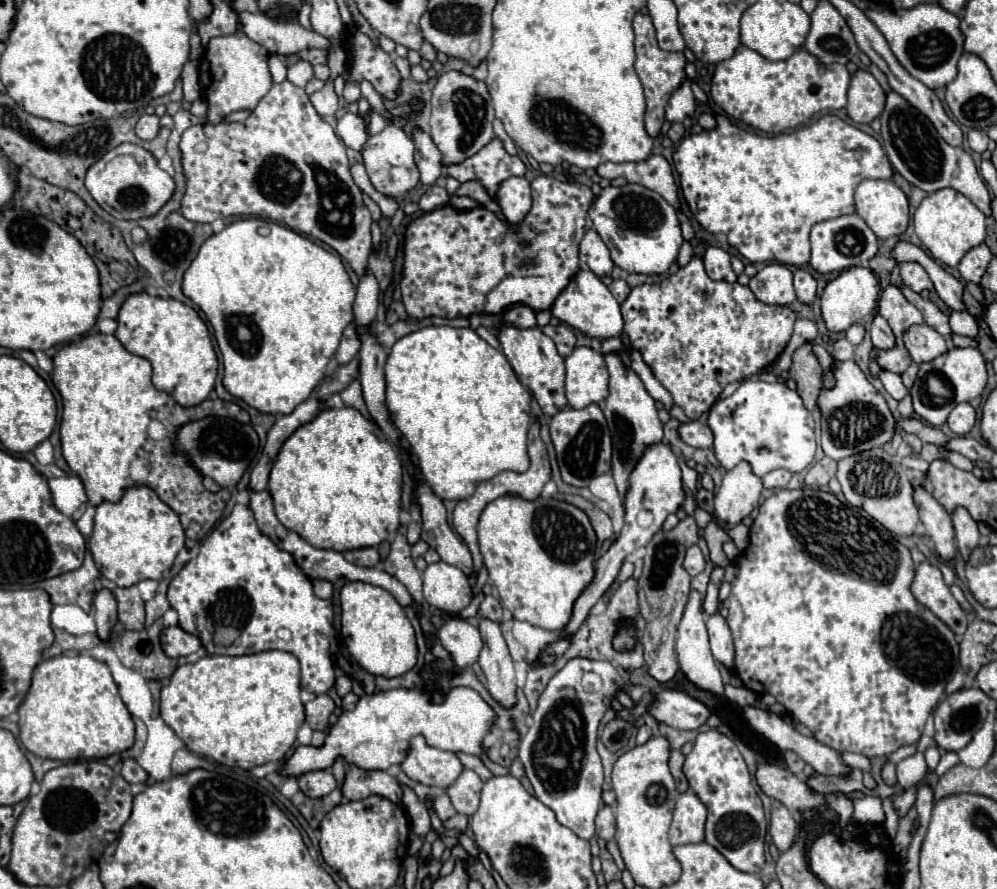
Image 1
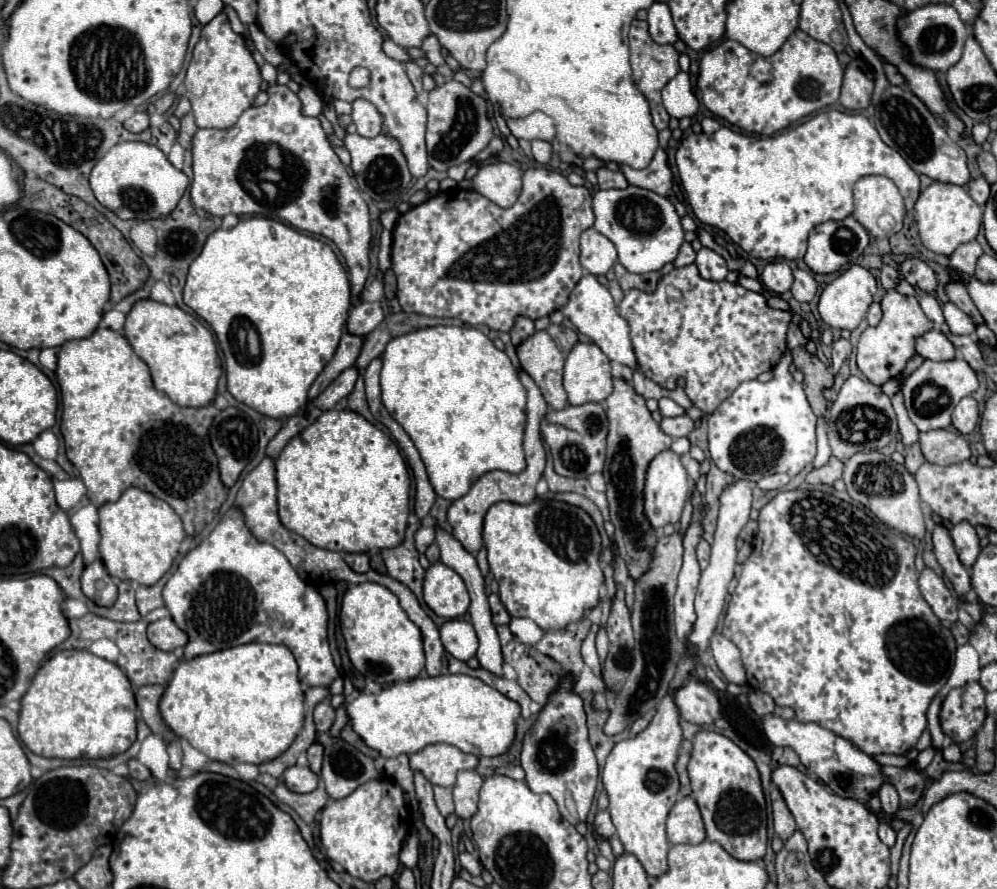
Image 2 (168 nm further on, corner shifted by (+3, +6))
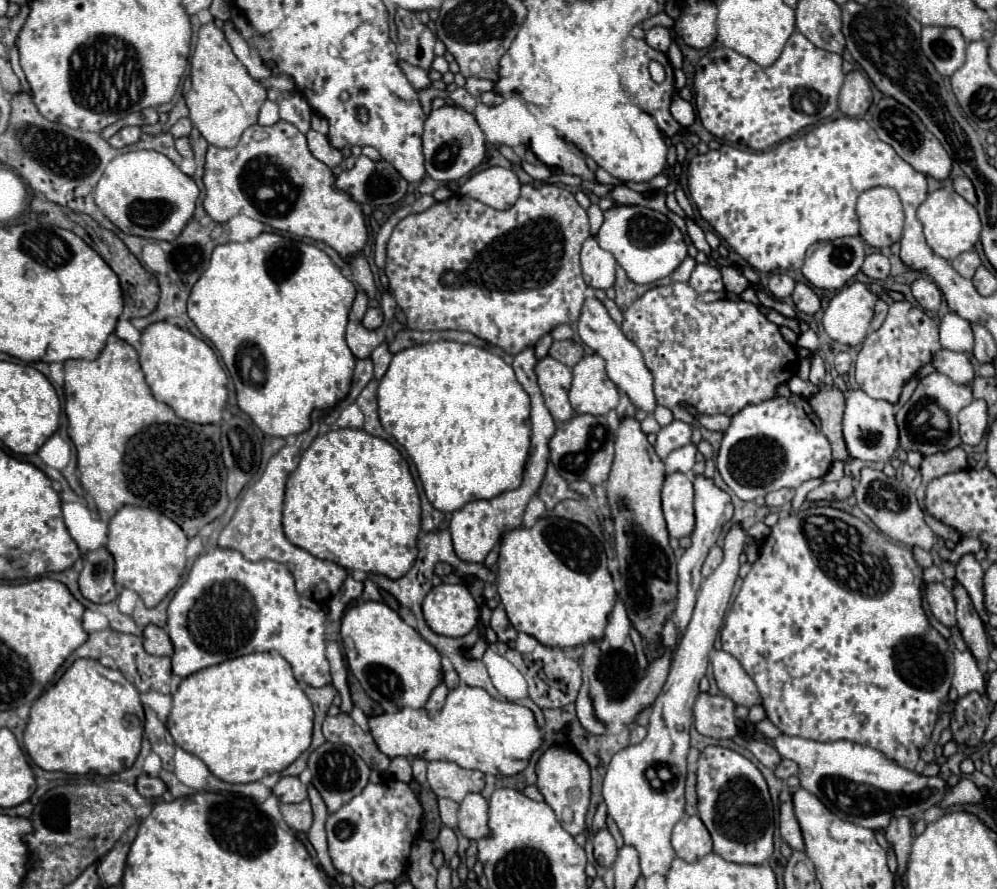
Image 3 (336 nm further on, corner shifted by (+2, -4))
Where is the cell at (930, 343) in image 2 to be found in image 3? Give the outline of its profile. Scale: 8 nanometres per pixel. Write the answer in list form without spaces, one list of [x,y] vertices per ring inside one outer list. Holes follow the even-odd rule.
[[[939,350],[933,356],[933,366],[937,372],[947,374],[957,384],[971,384],[975,378],[975,366],[971,364],[967,354],[951,352],[951,350]]]

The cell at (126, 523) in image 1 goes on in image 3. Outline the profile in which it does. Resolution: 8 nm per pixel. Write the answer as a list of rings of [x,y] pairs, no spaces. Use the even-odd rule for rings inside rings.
[[[123,506],[109,522],[107,550],[115,558],[115,582],[135,590],[147,608],[155,608],[171,590],[177,588],[187,558],[185,532],[161,512],[137,506]]]

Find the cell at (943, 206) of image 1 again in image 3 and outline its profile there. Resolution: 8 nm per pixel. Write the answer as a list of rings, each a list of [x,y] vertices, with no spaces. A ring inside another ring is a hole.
[[[939,188],[927,196],[927,200],[917,208],[917,218],[923,224],[923,232],[927,238],[927,244],[935,254],[939,254],[945,260],[957,258],[961,252],[973,250],[973,246],[979,240],[981,234],[981,222],[979,214],[973,204],[969,204],[963,196],[955,194],[953,190]]]

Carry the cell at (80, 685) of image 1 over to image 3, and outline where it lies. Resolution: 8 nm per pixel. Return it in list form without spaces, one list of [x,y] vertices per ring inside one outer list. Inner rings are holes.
[[[77,660],[61,678],[57,684],[53,684],[51,688],[47,688],[31,706],[31,718],[29,724],[25,728],[25,736],[23,736],[23,744],[25,750],[29,752],[29,756],[33,758],[33,762],[43,768],[43,770],[59,770],[65,774],[99,774],[99,776],[111,776],[111,774],[119,774],[123,770],[129,770],[133,766],[133,762],[139,756],[141,744],[144,737],[145,713],[141,700],[139,700],[139,692],[135,690],[135,686],[119,672],[113,668],[107,668],[103,664],[99,664],[99,660]]]

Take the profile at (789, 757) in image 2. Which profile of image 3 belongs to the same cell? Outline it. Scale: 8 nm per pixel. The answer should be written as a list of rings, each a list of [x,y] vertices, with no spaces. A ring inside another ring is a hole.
[[[783,760],[779,766],[777,766],[777,770],[775,770],[775,776],[777,778],[781,778],[781,780],[787,780],[789,776],[793,776],[793,774],[797,774],[797,766],[795,766],[795,762],[791,762],[791,760]]]

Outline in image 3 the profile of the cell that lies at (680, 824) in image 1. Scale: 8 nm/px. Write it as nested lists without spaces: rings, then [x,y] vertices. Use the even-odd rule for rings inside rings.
[[[687,814],[675,824],[671,844],[677,856],[685,862],[697,862],[713,850],[713,840],[705,824],[699,820],[699,816]]]

